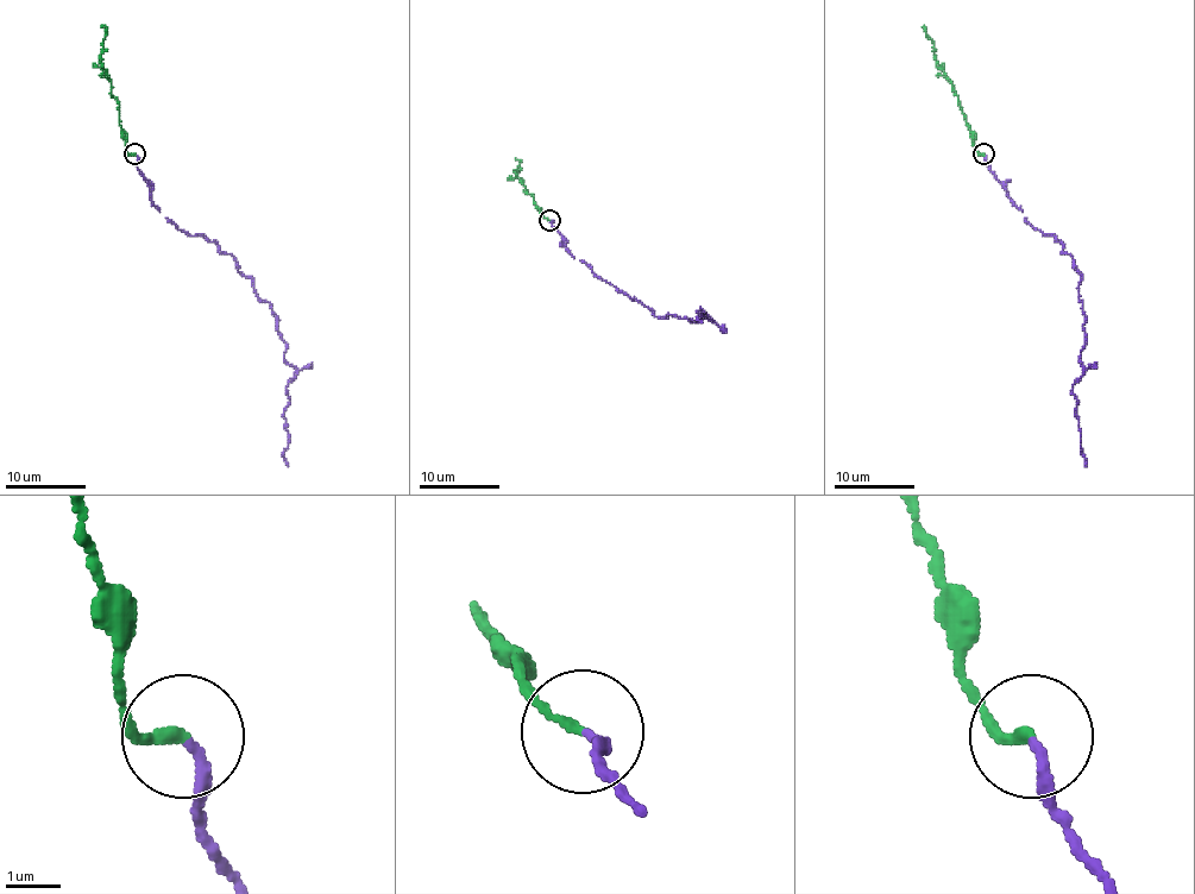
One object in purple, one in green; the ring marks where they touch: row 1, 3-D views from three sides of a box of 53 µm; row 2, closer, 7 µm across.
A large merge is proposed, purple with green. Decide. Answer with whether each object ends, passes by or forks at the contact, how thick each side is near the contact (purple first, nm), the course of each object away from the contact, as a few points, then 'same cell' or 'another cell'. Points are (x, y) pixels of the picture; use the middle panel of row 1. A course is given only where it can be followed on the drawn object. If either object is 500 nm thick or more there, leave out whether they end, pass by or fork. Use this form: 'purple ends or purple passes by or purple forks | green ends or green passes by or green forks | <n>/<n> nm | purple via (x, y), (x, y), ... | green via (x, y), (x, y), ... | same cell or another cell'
purple ends | green ends | 180/170 nm | purple via (549, 220), (573, 258), (655, 316), (710, 319), (700, 308), (704, 313), (698, 313), (702, 322) | green via (549, 220), (540, 212), (534, 196), (515, 174), (520, 162), (515, 158) | same cell

